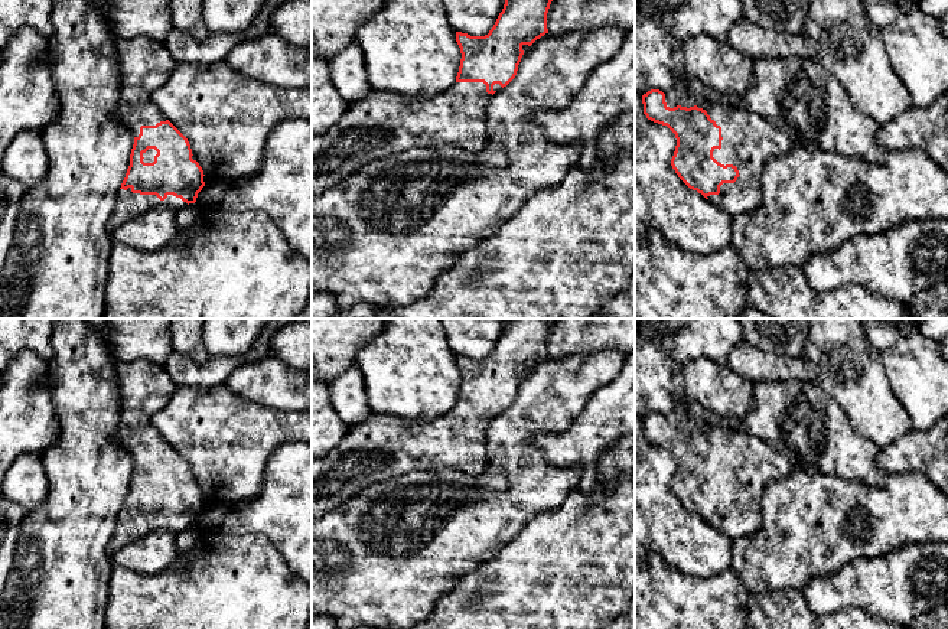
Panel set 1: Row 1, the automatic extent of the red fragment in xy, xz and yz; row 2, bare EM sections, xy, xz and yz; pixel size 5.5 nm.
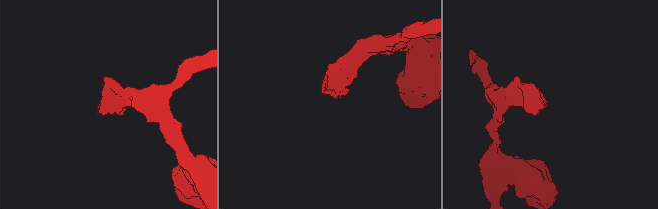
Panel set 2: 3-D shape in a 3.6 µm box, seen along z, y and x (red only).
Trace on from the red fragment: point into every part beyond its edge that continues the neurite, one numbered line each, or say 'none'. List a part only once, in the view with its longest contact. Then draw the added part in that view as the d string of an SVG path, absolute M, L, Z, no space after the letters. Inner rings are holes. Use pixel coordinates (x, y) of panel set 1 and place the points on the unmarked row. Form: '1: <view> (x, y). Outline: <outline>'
1: yz (749, 463). Outline: M714 427L707 437L721 450L721 472L713 480L739 493L734 506L723 506L719 518L707 519L711 528L729 540L750 537L762 527L762 495L772 480L784 479L791 463L759 437L730 427Z

